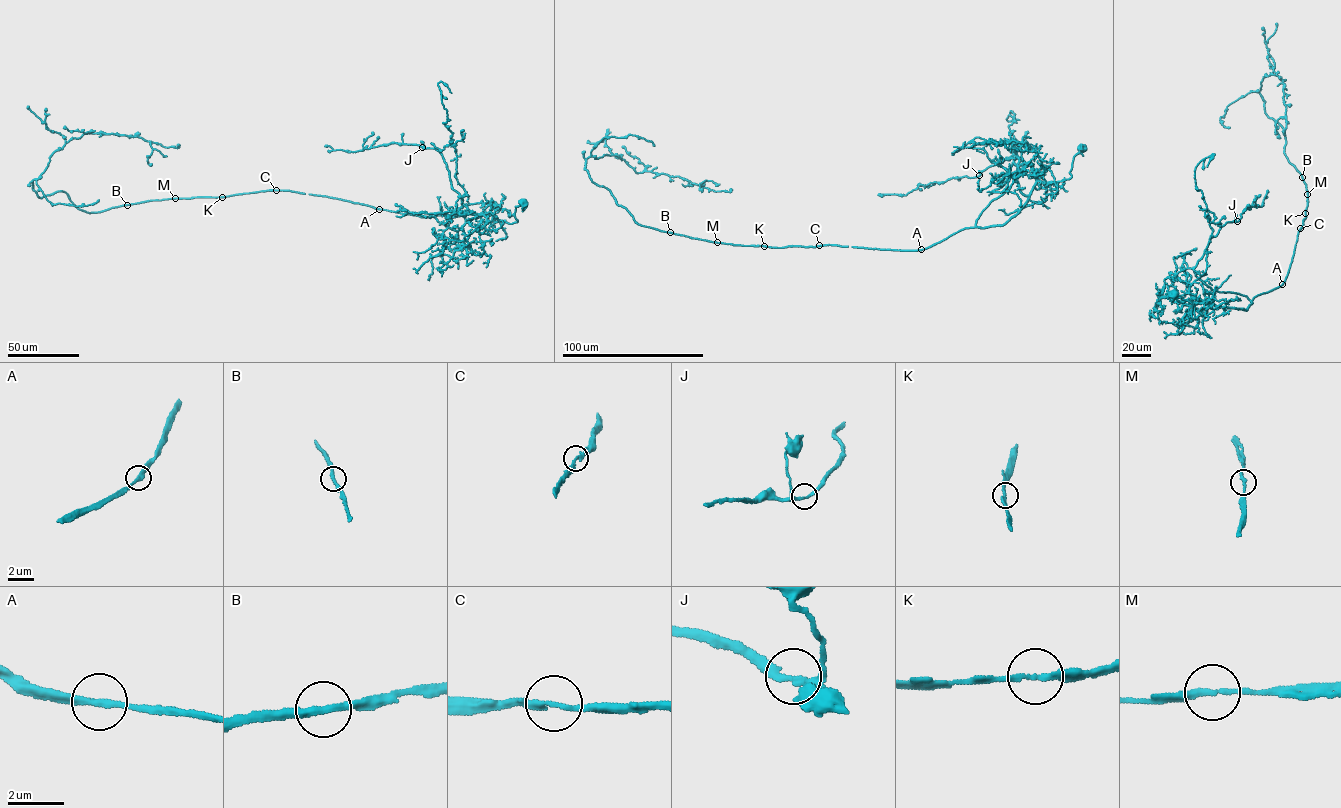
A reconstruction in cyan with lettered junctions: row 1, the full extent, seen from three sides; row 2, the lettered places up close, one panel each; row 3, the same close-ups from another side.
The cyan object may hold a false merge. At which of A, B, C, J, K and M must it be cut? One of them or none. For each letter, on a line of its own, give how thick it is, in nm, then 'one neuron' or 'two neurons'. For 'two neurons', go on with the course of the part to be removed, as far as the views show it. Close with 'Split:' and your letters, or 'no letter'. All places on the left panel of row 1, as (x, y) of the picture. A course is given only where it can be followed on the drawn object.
A: calibre 280 nm; one neuron
B: calibre 260 nm; one neuron
C: calibre 200 nm; one neuron
J: calibre 240 nm; one neuron
K: calibre 200 nm; one neuron
M: calibre 220 nm; one neuron
Split: no letter

